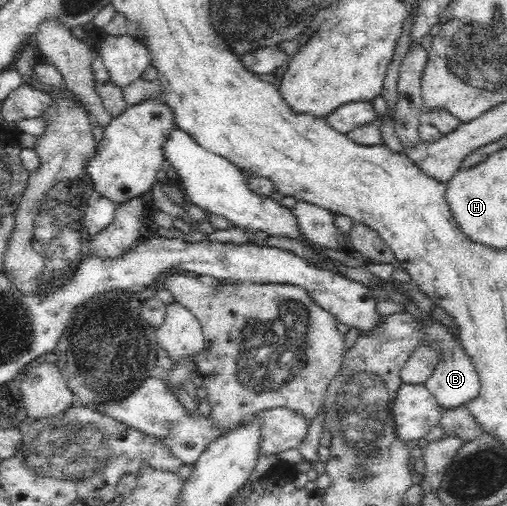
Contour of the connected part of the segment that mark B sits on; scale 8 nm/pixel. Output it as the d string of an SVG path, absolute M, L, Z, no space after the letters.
M428 312L426 313L426 318L416 318L420 332L423 333L420 337L421 342L427 343L430 347L436 347L436 350L439 350L440 352L440 360L436 363L436 367L430 374L430 377L426 379L424 387L426 387L426 389L435 397L435 400L441 405L441 407L445 407L446 409L456 409L456 407L462 405L462 403L469 405L468 401L472 401L472 399L474 399L479 393L480 378L478 372L476 371L470 356L464 352L458 334L456 335L456 333L452 331L452 327L448 327L441 321L438 321L431 316L431 314L431 312Z

